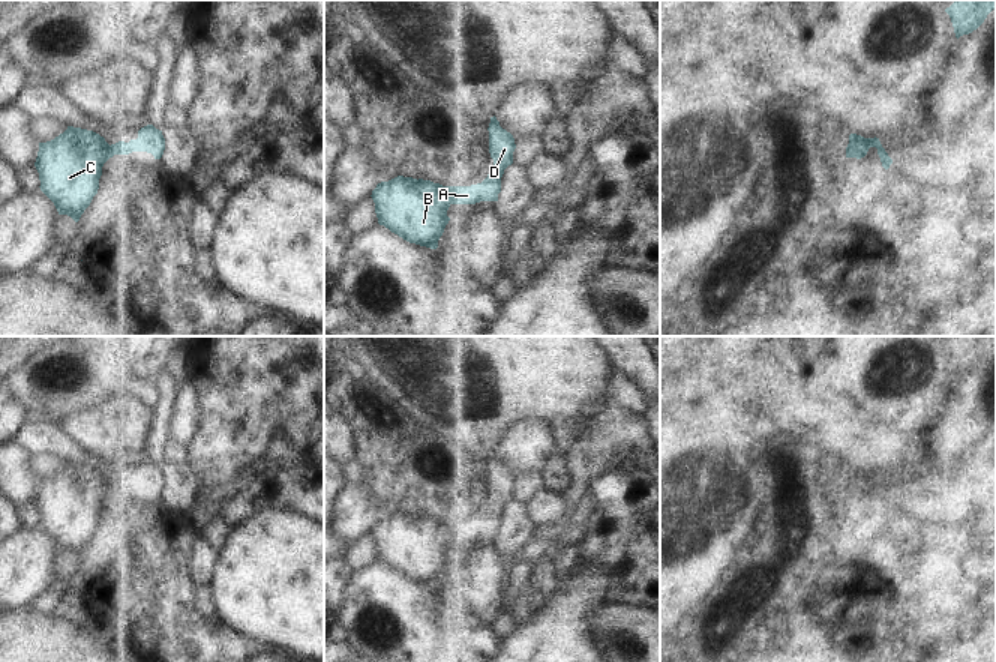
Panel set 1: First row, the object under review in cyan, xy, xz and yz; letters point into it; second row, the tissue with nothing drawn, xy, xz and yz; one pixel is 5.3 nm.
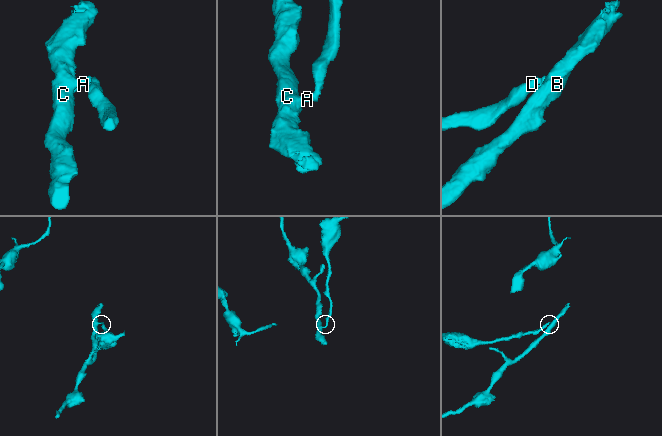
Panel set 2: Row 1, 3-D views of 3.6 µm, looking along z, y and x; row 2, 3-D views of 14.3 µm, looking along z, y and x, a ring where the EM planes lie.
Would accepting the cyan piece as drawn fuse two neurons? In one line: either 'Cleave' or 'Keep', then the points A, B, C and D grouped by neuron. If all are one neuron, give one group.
Cleave. Groups: A D / B C.

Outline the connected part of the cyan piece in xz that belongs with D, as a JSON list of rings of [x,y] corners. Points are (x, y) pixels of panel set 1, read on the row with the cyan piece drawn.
[[[495,116],[490,117],[488,131],[489,153],[494,159],[494,170],[482,183],[471,186],[447,186],[444,197],[448,204],[498,201],[498,194],[501,192],[501,177],[504,170],[513,164],[513,152],[516,144],[513,135],[500,126],[500,122]]]

